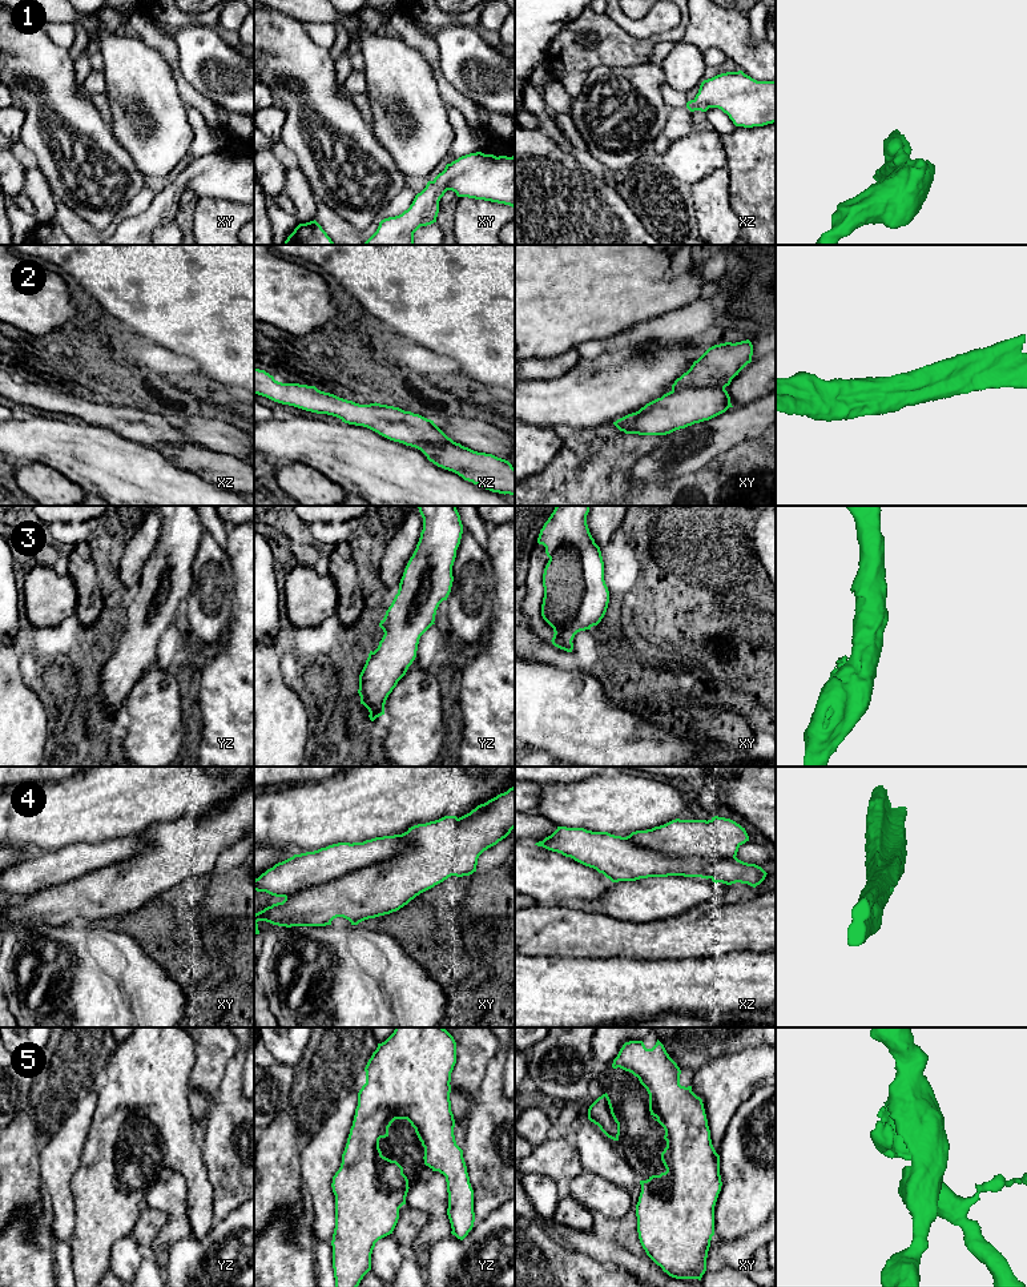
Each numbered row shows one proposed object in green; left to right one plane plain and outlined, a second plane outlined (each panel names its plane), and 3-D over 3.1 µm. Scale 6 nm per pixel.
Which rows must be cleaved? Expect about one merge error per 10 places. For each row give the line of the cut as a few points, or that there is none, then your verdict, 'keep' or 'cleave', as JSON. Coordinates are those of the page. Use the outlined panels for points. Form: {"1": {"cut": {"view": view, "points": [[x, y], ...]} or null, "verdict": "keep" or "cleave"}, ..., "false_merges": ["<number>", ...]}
{"1": {"cut": null, "verdict": "keep"}, "2": {"cut": null, "verdict": "keep"}, "3": {"cut": null, "verdict": "keep"}, "4": {"cut": null, "verdict": "keep"}, "5": {"cut": null, "verdict": "keep"}, "false_merges": []}

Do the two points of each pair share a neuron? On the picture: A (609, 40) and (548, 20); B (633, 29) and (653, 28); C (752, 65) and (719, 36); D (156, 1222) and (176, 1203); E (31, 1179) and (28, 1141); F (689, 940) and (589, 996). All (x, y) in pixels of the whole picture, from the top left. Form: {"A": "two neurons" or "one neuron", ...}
{"A": "two neurons", "B": "one neuron", "C": "one neuron", "D": "two neurons", "E": "one neuron", "F": "two neurons"}

